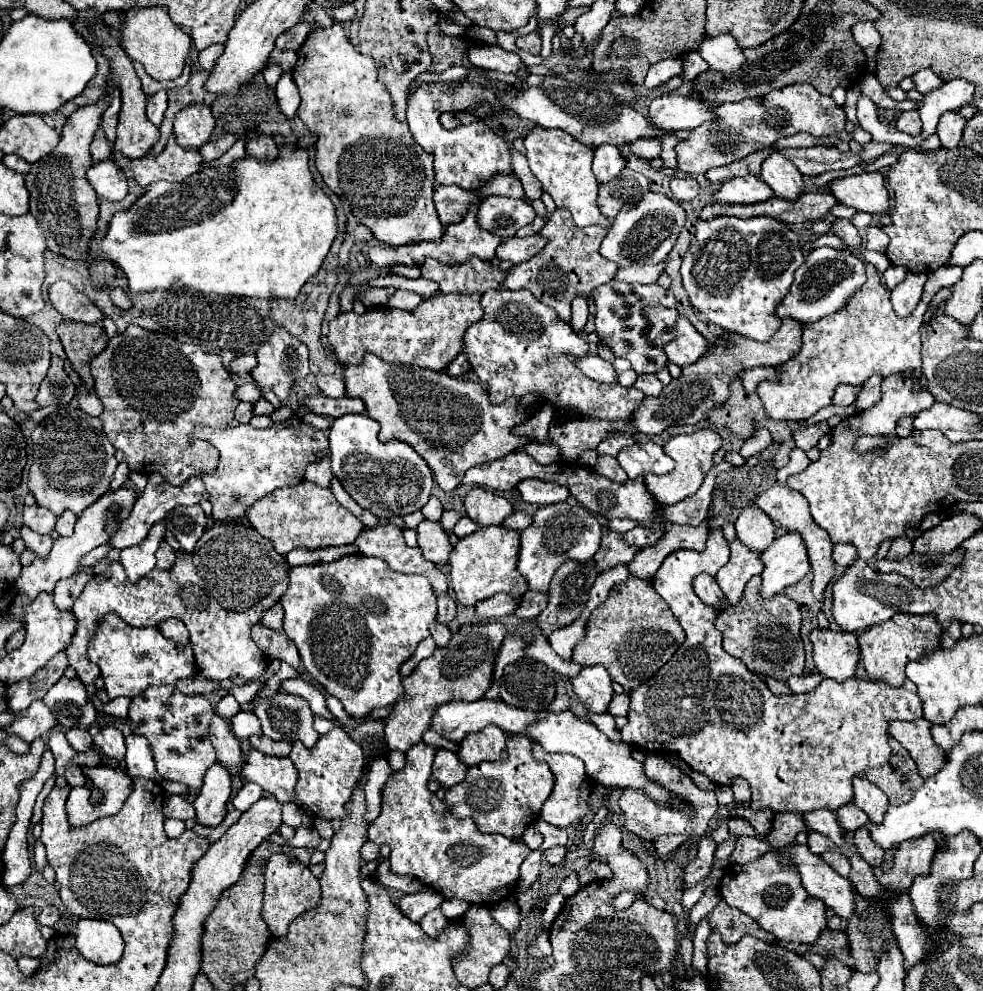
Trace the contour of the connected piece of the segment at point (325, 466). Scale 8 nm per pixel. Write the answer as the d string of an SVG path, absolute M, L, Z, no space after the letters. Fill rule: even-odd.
M328 457L324 461L320 461L320 463L308 465L308 469L306 469L306 479L320 485L320 487L328 487L332 477L334 477L334 473L330 469L330 459Z

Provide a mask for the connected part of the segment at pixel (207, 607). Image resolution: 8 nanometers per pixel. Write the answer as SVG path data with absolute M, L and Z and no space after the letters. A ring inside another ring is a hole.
M236 523L212 525L198 539L192 553L178 553L178 559L176 559L172 569L168 569L168 571L154 569L138 585L132 585L128 581L120 563L114 563L106 569L106 573L94 575L86 583L82 595L76 599L76 603L72 607L72 613L76 615L78 627L76 627L76 633L70 641L70 645L66 647L68 661L76 669L80 681L84 681L86 691L90 695L94 695L96 693L94 679L100 677L100 669L96 669L88 661L86 647L88 647L88 639L94 635L94 629L98 627L98 621L106 613L116 611L132 627L150 627L150 625L158 627L160 621L164 621L168 617L176 617L176 619L184 621L184 625L190 631L190 641L194 647L196 665L200 667L200 671L206 679L222 681L222 679L230 679L230 677L238 675L238 677L244 677L246 681L256 681L262 677L262 653L256 647L256 643L252 643L252 639L250 639L250 627L262 619L264 609L278 603L278 599L286 591L288 573L290 573L290 567L288 567L286 559L272 549L272 543L268 539L260 537L260 533L256 529L246 527L246 525L236 525Z

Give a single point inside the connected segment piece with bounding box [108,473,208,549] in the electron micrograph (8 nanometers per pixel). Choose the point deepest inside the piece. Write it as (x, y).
(159, 498)

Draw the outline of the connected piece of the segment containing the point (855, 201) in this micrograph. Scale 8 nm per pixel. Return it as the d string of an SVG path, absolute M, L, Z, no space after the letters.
M878 171L834 179L828 187L842 205L856 211L866 211L872 215L884 215L884 211L888 211L890 199L884 179Z

